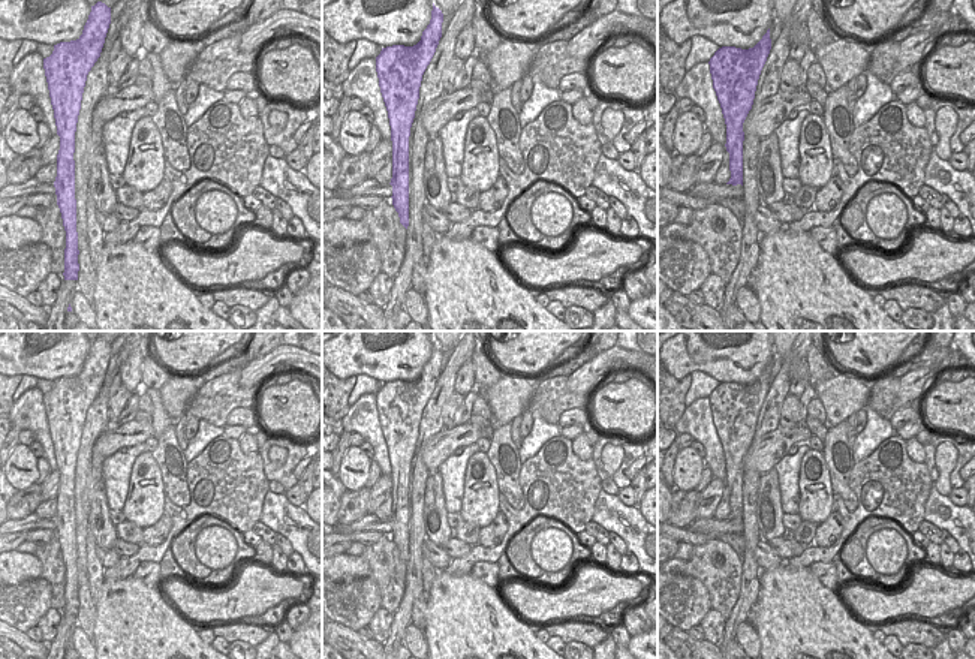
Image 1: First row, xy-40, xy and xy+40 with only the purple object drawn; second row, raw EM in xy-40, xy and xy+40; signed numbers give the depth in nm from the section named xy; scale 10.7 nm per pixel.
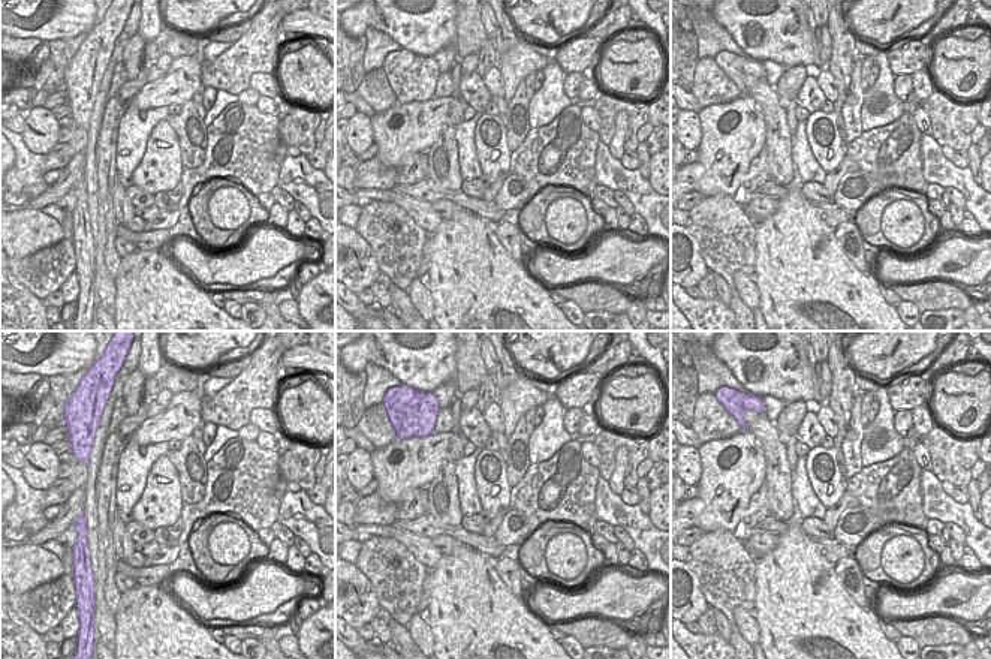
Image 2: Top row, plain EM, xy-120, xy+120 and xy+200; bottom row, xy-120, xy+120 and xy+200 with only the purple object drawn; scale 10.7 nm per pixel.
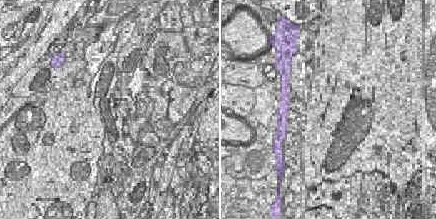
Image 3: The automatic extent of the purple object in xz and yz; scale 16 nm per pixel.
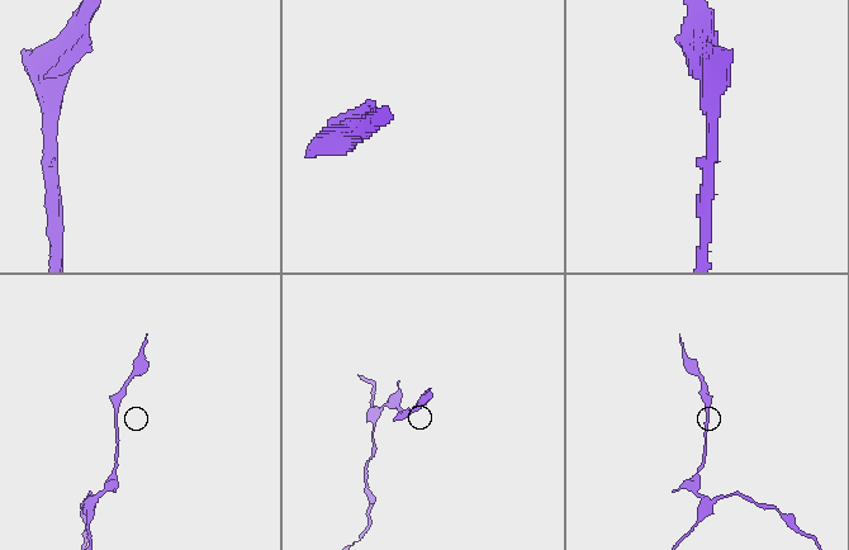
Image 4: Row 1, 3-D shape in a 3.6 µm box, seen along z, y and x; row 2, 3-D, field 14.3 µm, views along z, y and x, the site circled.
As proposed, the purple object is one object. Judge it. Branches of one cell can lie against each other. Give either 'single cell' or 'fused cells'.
single cell

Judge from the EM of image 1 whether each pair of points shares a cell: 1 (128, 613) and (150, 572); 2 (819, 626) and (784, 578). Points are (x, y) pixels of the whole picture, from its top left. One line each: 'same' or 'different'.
1: different
2: same

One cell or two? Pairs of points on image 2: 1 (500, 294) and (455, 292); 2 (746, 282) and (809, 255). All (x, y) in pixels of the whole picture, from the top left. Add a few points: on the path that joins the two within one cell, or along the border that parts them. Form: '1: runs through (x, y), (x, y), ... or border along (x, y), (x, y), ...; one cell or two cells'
1: runs through (490, 294), (466, 292); one cell
2: border along (752, 277), (759, 294), (759, 307); two cells

